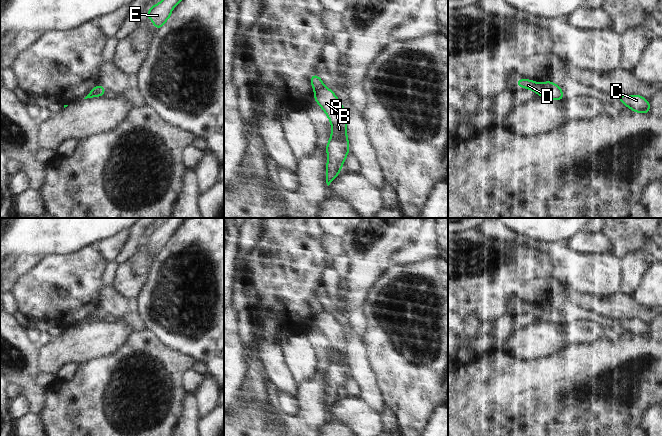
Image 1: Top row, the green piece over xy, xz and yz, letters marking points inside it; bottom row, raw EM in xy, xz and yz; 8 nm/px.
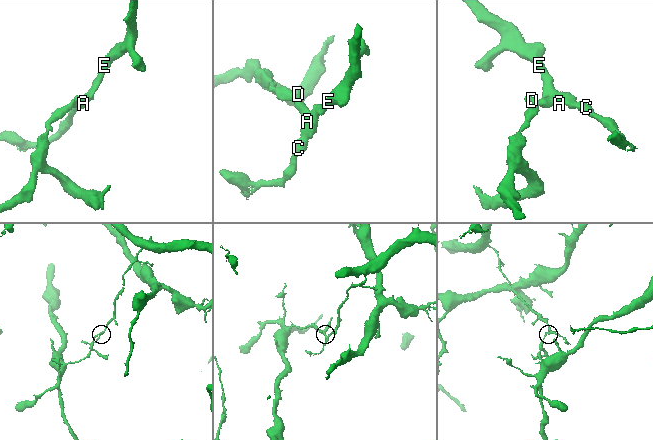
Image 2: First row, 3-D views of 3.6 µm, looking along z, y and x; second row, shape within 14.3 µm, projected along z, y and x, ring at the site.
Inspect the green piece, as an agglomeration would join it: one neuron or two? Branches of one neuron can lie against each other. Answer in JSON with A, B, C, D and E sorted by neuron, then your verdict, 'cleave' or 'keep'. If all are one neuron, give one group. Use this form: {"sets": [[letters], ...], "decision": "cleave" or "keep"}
{"sets": [["A", "B", "C", "E"], ["D"]], "decision": "cleave"}

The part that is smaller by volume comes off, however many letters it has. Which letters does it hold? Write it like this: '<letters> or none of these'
A, B, C, E

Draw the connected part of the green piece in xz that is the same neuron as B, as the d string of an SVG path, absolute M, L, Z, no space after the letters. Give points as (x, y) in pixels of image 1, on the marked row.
M327 87L314 93L314 100L321 106L331 121L333 129L330 140L326 145L328 162L326 165L326 183L330 183L342 170L342 165L349 153L349 142L346 134L347 118L342 103Z

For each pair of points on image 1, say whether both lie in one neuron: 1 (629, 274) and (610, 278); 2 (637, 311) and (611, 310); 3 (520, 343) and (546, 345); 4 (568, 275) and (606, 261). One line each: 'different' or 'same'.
1: different
2: same
3: same
4: same

